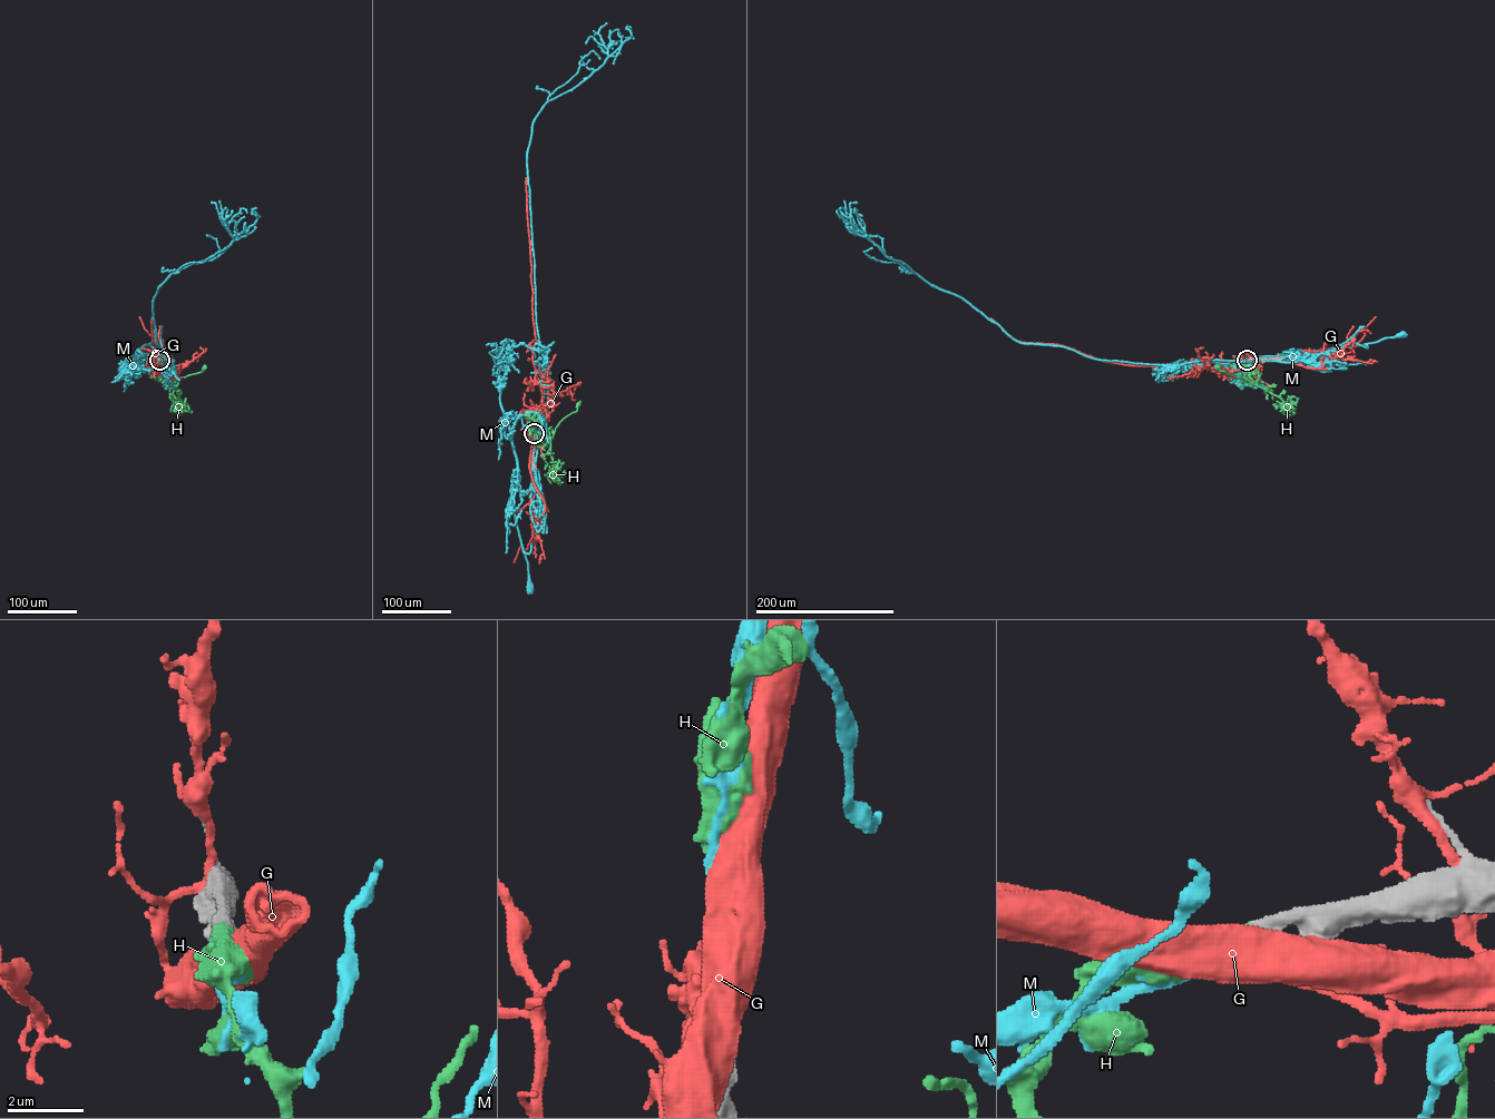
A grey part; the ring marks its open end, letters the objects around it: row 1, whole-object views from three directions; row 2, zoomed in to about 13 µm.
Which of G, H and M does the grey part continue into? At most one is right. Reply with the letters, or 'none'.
H

